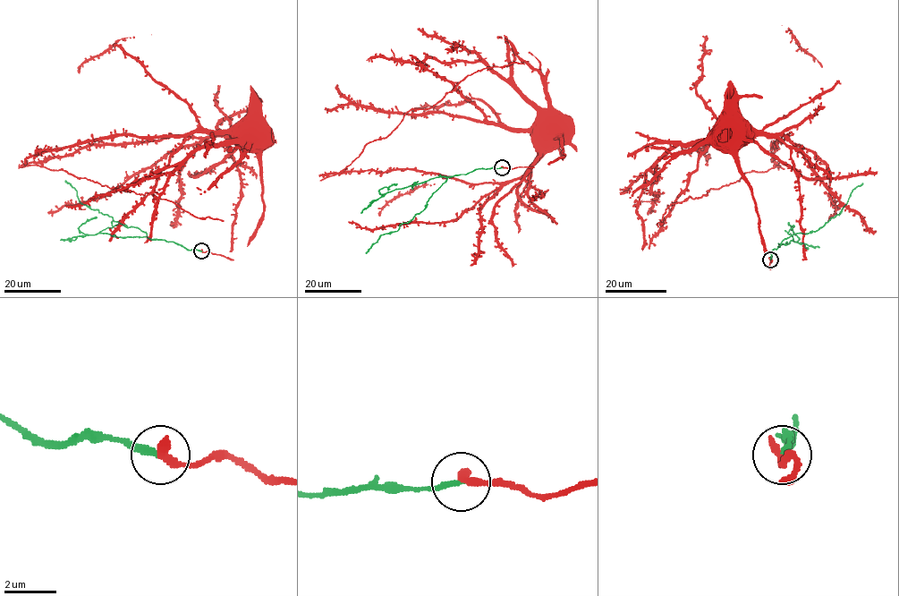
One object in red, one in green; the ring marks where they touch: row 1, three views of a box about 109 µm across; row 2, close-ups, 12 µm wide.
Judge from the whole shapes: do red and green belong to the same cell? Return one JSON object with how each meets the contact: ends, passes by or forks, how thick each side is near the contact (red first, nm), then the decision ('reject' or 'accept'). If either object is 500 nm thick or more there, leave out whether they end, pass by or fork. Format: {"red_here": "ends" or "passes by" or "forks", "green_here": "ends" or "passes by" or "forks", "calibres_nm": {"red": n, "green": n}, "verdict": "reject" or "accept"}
{"red_here": "ends", "green_here": "ends", "calibres_nm": {"red": 360, "green": 240}, "verdict": "accept"}

